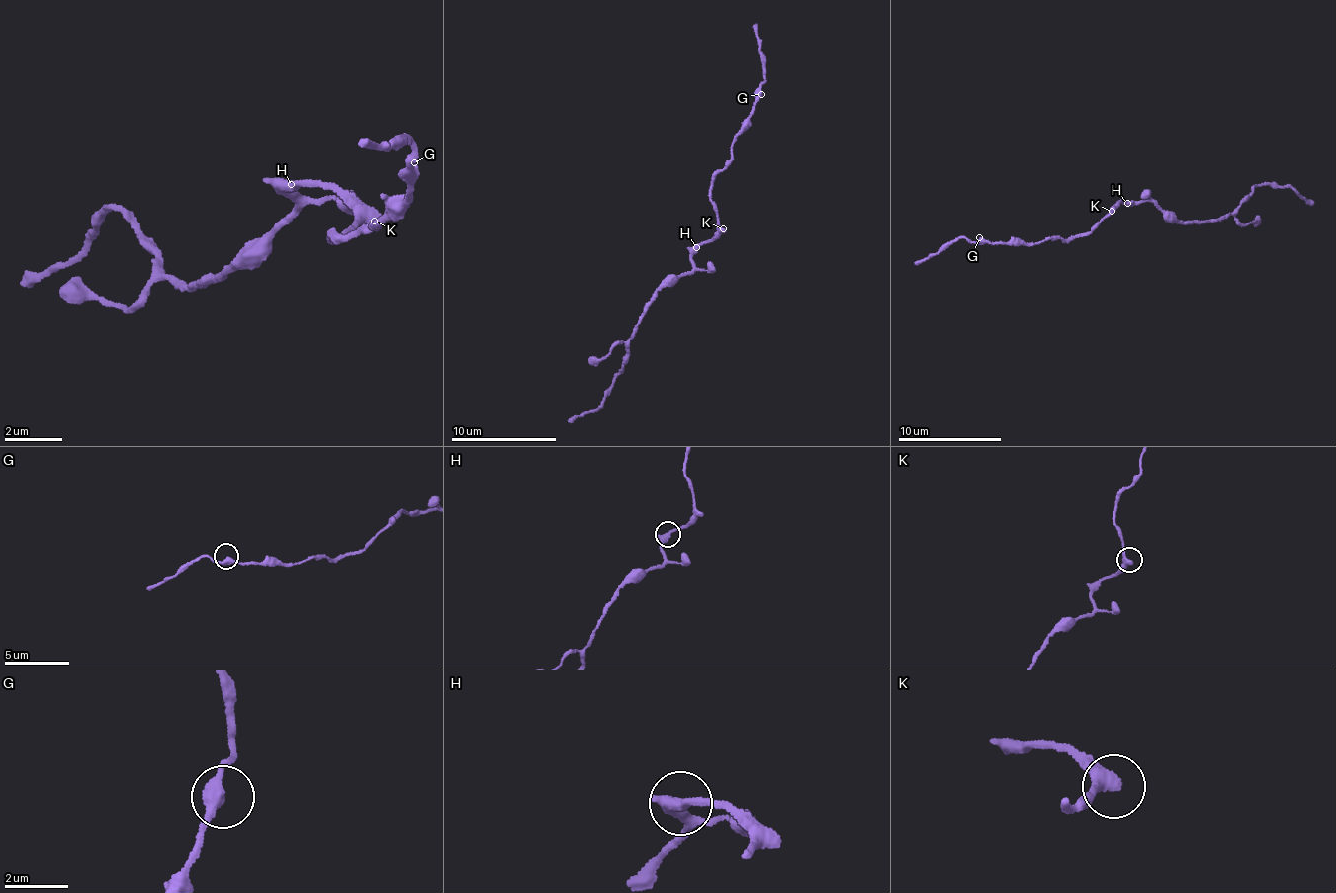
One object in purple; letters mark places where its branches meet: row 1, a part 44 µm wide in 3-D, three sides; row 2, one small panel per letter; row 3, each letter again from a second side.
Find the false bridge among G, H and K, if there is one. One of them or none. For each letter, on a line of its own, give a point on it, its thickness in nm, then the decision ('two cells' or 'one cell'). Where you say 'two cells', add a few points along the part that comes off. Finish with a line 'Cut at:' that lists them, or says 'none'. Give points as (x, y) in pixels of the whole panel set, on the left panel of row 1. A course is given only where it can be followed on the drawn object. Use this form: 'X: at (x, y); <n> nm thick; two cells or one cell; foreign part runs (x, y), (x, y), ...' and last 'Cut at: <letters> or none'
G: at (414, 162); 340 nm thick; one cell
H: at (291, 184); 360 nm thick; one cell
K: at (374, 221); 360 nm thick; one cell
Cut at: none

